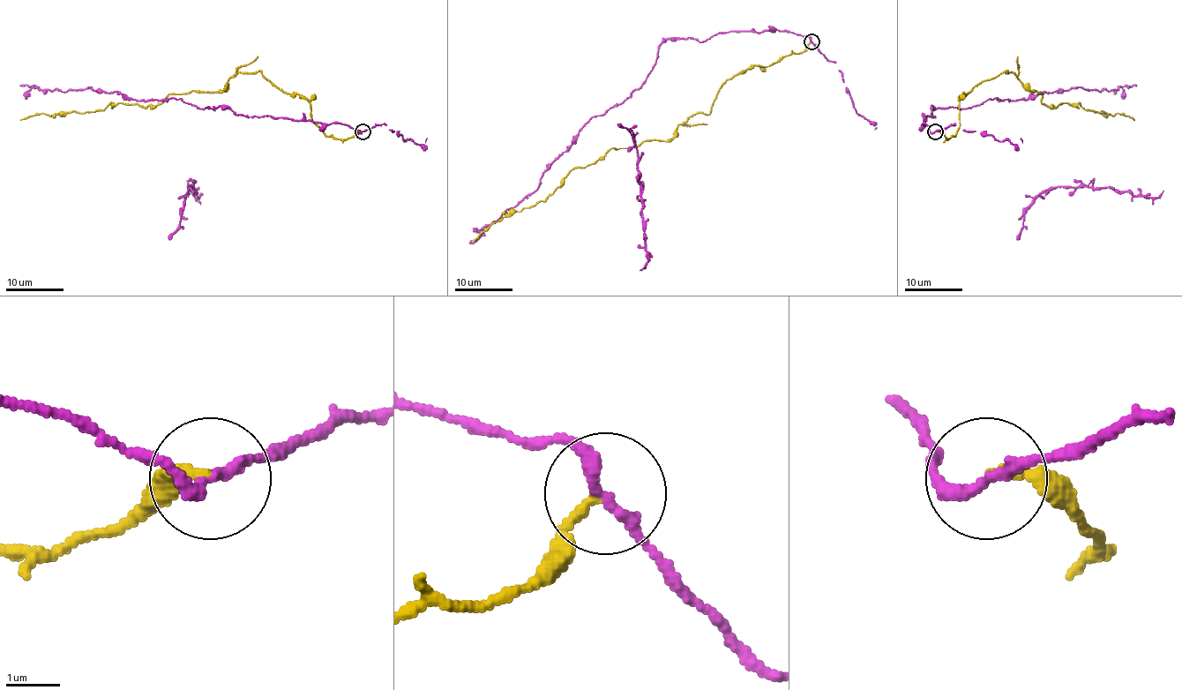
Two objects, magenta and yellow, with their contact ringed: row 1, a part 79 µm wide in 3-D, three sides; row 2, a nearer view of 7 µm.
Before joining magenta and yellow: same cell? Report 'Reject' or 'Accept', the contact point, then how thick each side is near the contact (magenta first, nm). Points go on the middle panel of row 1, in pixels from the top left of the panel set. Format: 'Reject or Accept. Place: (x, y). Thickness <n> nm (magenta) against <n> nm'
Reject. Place: (811, 41). Thickness 220 nm (magenta) against 190 nm

